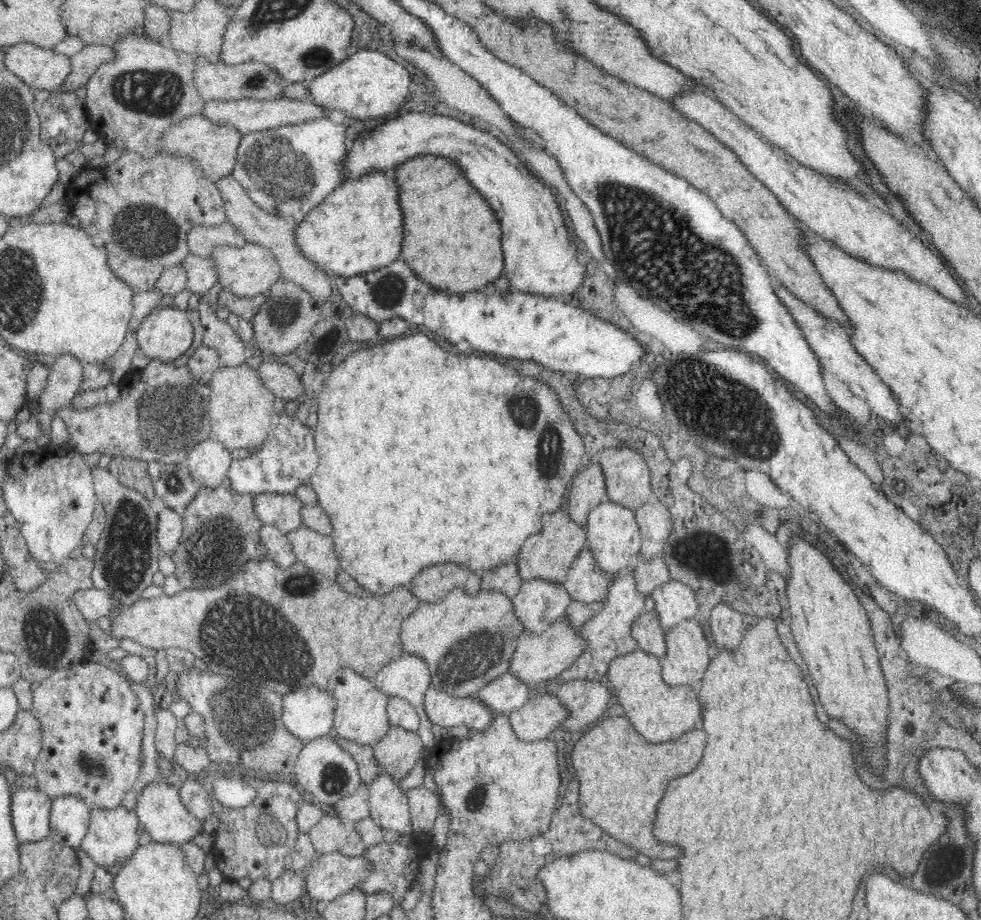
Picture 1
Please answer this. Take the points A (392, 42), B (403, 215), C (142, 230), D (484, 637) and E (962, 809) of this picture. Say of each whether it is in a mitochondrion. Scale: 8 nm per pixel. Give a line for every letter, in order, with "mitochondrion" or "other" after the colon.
A: other
B: other
C: mitochondrion
D: other
E: other

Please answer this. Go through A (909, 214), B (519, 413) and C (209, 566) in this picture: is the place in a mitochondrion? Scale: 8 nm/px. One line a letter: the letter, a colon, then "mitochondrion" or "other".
A: other
B: mitochondrion
C: mitochondrion

